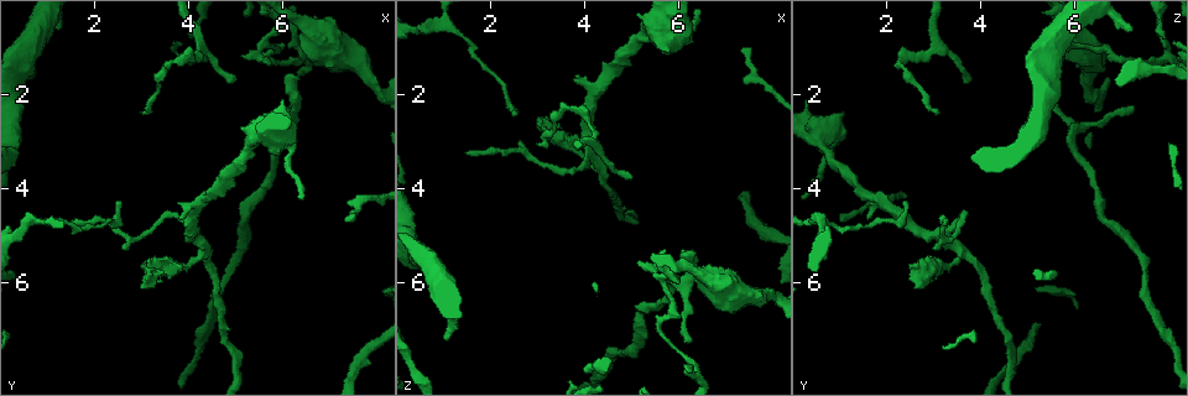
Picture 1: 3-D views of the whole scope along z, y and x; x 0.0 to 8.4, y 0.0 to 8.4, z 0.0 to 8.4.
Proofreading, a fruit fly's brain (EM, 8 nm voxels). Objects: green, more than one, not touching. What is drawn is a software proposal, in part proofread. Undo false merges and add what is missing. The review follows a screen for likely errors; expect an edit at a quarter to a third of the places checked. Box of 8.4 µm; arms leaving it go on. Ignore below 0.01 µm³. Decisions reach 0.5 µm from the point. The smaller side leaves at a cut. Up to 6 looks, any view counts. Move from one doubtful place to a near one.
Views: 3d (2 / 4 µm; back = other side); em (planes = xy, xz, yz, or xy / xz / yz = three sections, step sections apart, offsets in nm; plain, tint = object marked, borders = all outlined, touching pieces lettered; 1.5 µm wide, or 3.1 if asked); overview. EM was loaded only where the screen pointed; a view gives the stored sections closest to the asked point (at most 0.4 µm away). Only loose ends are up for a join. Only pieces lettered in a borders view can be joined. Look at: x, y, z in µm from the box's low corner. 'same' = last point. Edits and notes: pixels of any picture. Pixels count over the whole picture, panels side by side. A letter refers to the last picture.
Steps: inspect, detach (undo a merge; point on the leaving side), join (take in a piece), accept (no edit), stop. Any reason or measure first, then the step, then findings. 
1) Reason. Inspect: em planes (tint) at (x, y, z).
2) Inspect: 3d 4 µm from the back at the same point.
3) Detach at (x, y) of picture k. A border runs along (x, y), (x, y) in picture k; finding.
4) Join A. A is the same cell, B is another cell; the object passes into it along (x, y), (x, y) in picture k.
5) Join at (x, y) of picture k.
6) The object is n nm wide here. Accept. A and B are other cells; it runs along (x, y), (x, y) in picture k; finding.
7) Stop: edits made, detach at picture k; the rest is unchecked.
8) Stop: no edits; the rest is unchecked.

Tapers out. Inspect: em planes (borders) at (3.05, 2.45, 3.05).

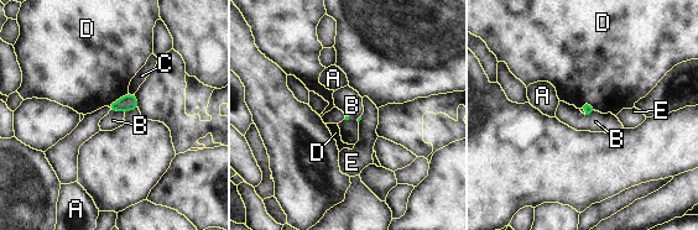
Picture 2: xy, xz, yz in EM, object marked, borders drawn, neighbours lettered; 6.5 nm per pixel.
The longest contact is with D, 170 nm. Accept. A, B, C, D and E are other cells; a border runs along (109, 110), (121, 110), (124, 113) in picture 2; none of them fits.

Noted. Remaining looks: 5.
Thin neck. Inspect: em planes (plain) at (5.30, 3.15, 0.75).

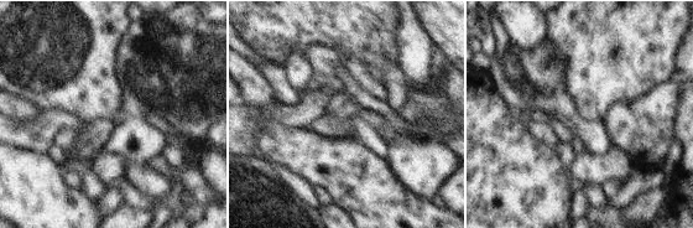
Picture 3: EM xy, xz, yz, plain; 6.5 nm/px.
What lies round it. Inspect: em planes (borders) at the same point.

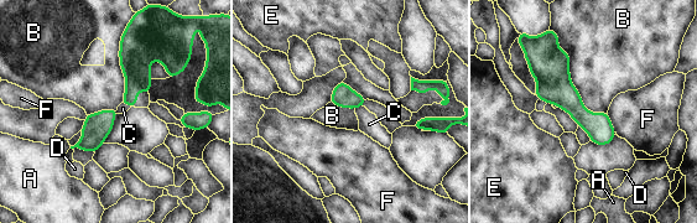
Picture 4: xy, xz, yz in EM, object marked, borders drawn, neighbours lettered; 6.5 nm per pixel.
The object is 140 nm wide here; the longest contact is with B, 650 nm. Accept. A, B, C, D, E and F are other cells; all the same cell.

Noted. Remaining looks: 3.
Tapers out. Inspect: em yz step 8 (borders) at (6.20, 2.40, 7.20).

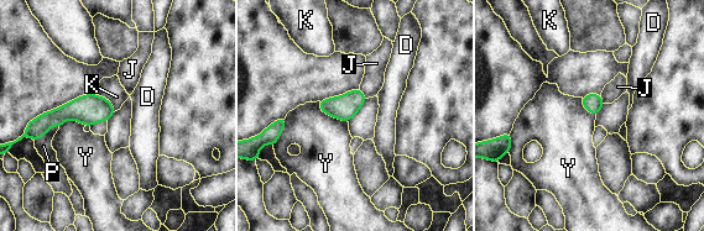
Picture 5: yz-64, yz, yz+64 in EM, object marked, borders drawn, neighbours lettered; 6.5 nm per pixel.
Inspect: em planes (borders) at the same point.

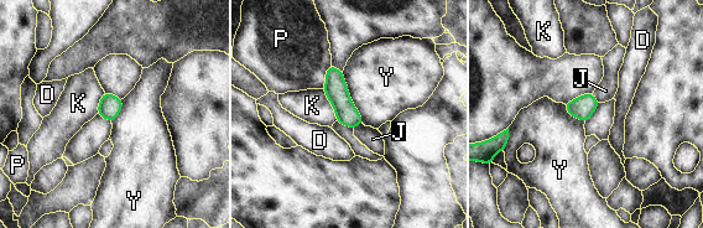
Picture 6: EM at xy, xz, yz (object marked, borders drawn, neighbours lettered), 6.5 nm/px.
Accept. D, J, K, P and Y are other cells; no lettered piece goes on from it.

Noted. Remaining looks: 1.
Stop: no edits; the rest is unchecked.

